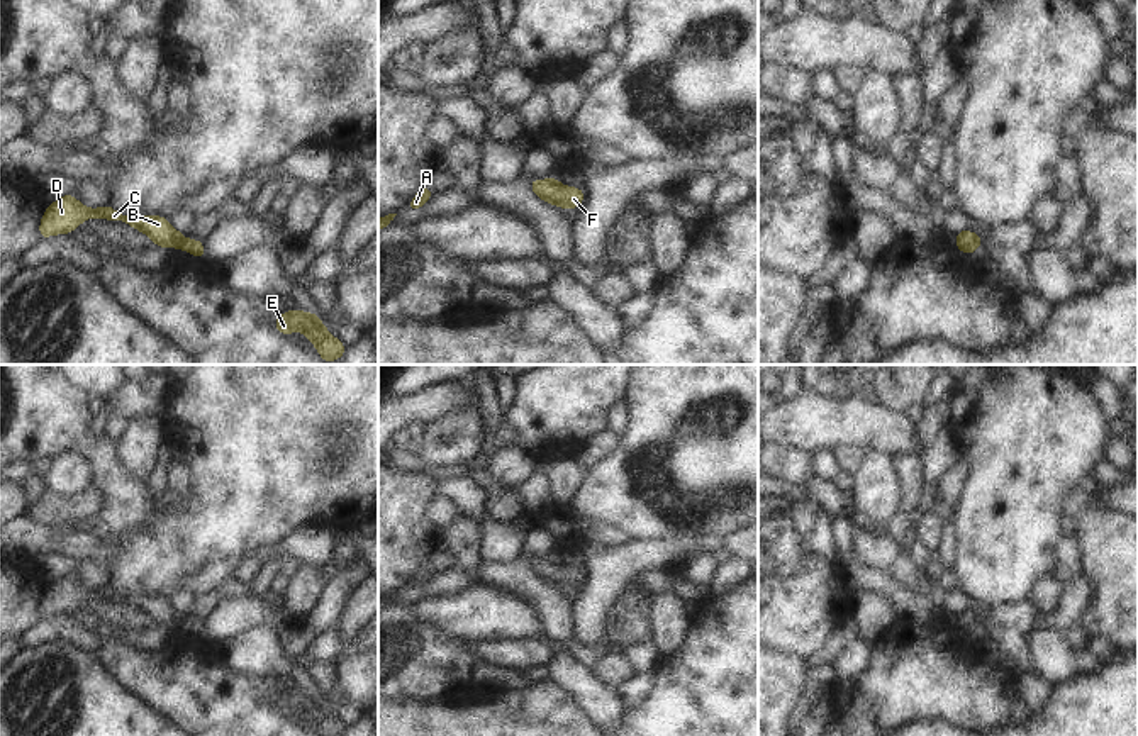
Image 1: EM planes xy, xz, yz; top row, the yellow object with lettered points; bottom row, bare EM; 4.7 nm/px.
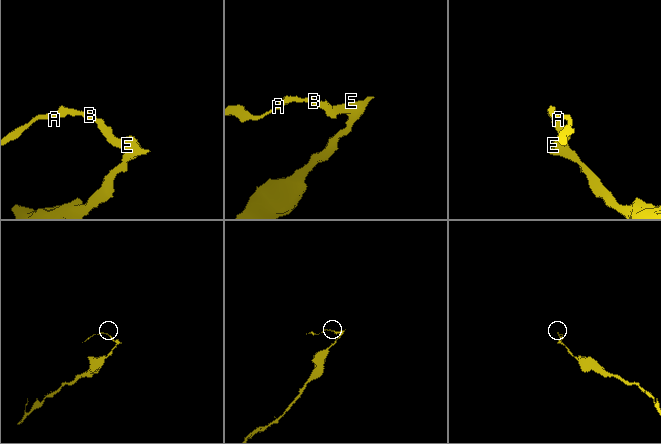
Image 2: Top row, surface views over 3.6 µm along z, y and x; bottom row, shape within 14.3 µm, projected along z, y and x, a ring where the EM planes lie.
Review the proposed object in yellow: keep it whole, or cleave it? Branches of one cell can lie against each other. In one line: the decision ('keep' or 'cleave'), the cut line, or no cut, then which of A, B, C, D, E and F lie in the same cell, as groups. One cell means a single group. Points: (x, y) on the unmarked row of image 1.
keep | no cut | A B C D E F

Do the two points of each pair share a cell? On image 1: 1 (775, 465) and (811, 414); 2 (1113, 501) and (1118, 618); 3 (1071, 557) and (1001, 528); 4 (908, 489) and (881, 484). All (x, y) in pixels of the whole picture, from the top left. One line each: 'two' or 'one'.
1: two
2: two
3: two
4: two

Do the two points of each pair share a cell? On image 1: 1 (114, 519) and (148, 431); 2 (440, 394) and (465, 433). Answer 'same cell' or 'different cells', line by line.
1: different cells
2: different cells

